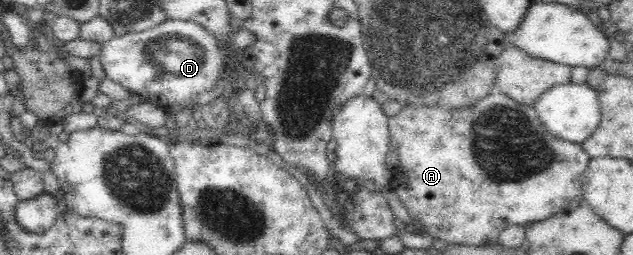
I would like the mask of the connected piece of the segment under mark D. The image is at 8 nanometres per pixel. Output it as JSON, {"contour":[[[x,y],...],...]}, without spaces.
{"contour":[[[170,19],[146,31],[114,36],[98,53],[106,78],[164,111],[188,108],[198,94],[214,91],[223,77],[224,59],[217,39],[205,27]]]}

